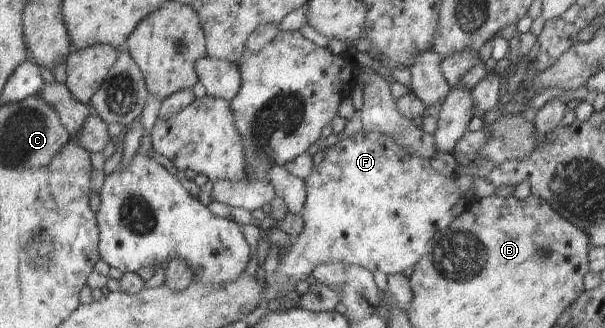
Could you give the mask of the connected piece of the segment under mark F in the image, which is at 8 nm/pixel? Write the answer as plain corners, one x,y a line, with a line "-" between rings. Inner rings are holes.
364,129
350,137
344,136
335,145
326,148
322,161
313,165
304,183
307,194
301,211
303,230
290,244
284,259
279,260
274,276
266,279
267,288
259,306
294,289
297,281
306,279
321,263
346,262
372,273
404,274
421,257
431,255
431,245
441,239
442,233
455,218
450,209
463,199
456,180
436,171
430,160
408,151
391,135

